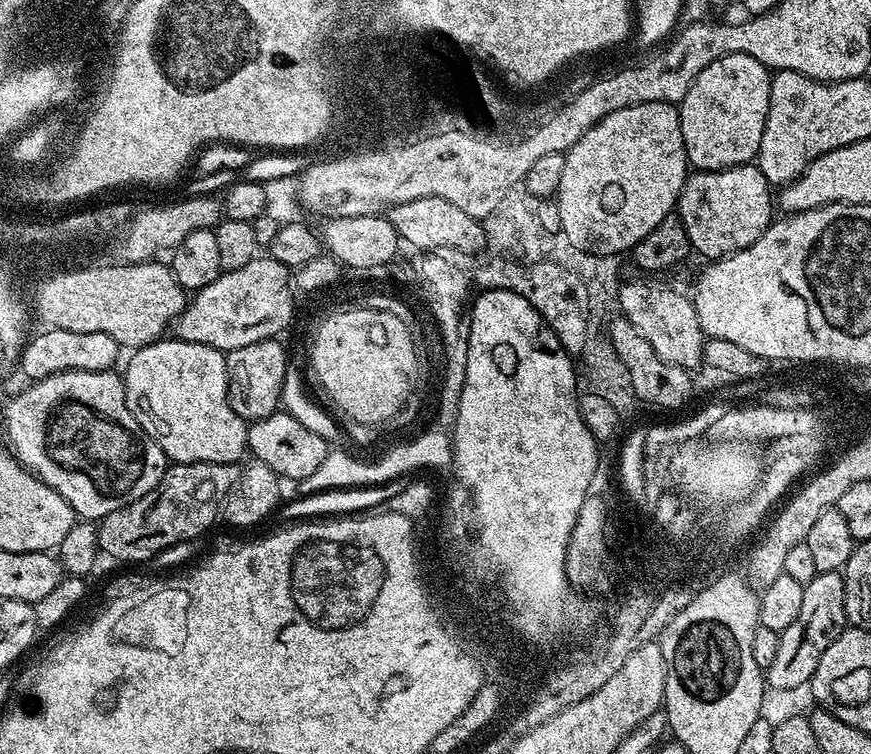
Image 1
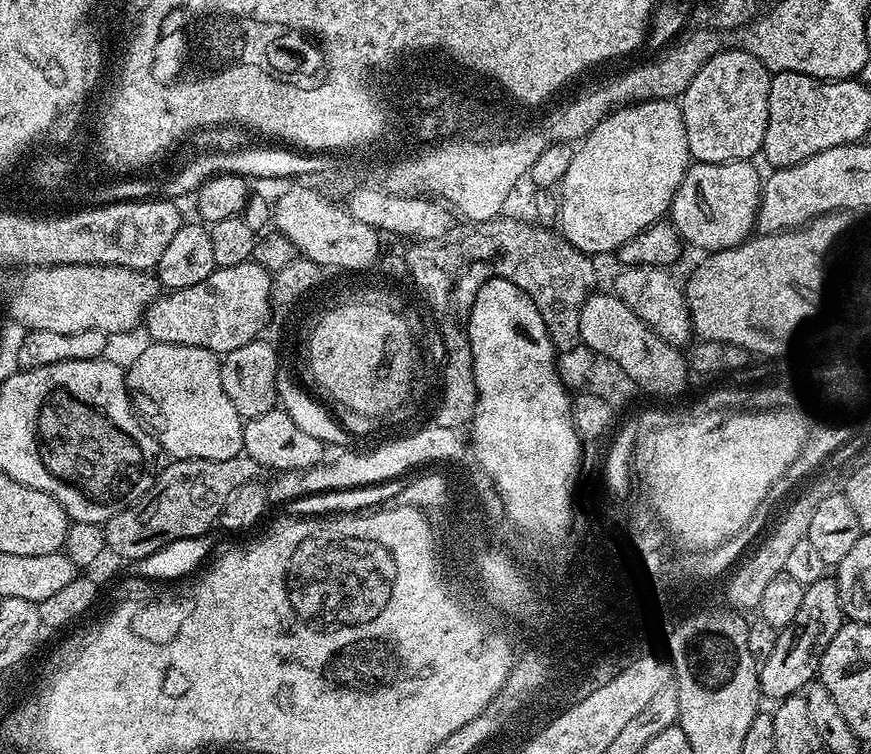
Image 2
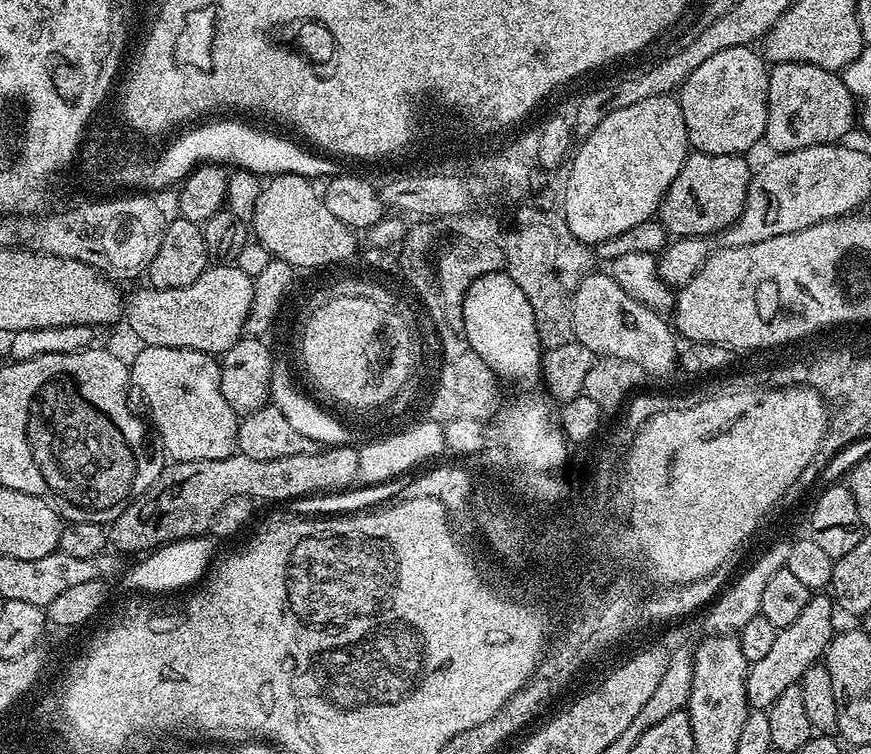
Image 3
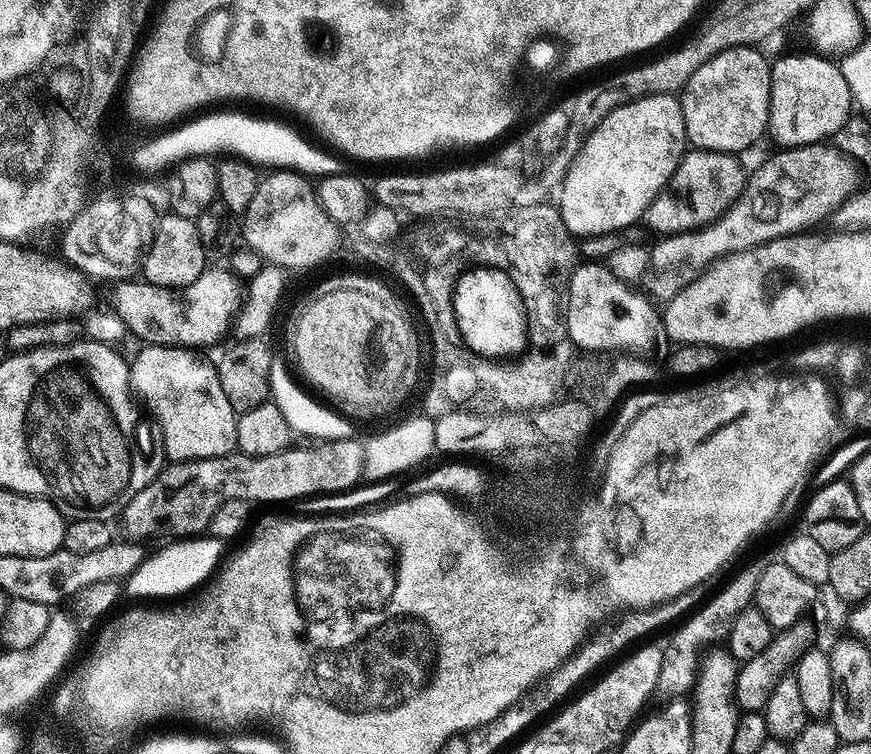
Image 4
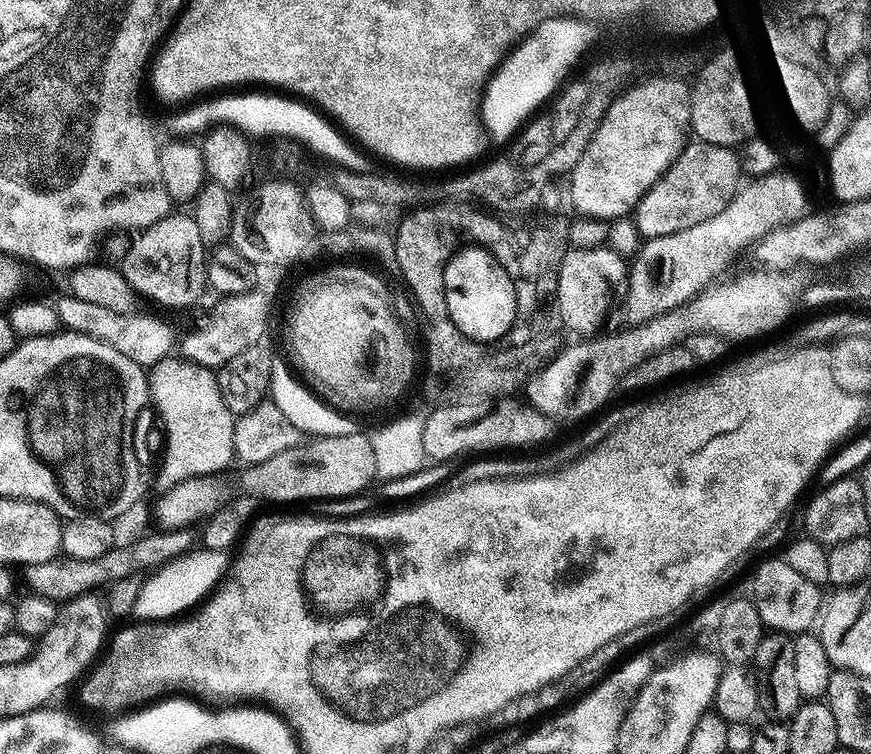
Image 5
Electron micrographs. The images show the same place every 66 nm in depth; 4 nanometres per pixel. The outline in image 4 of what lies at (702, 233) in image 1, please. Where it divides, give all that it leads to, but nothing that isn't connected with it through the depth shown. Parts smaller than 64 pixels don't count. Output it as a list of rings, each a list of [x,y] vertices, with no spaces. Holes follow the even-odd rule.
[[[703,150],[685,151],[679,166],[674,170],[670,182],[665,186],[663,192],[659,192],[650,202],[648,209],[644,211],[643,223],[648,223],[654,231],[660,232],[661,237],[677,236],[679,232],[692,232],[696,228],[705,228],[713,224],[715,220],[739,198],[746,183],[746,168],[739,164],[737,157],[730,152],[705,152]]]

